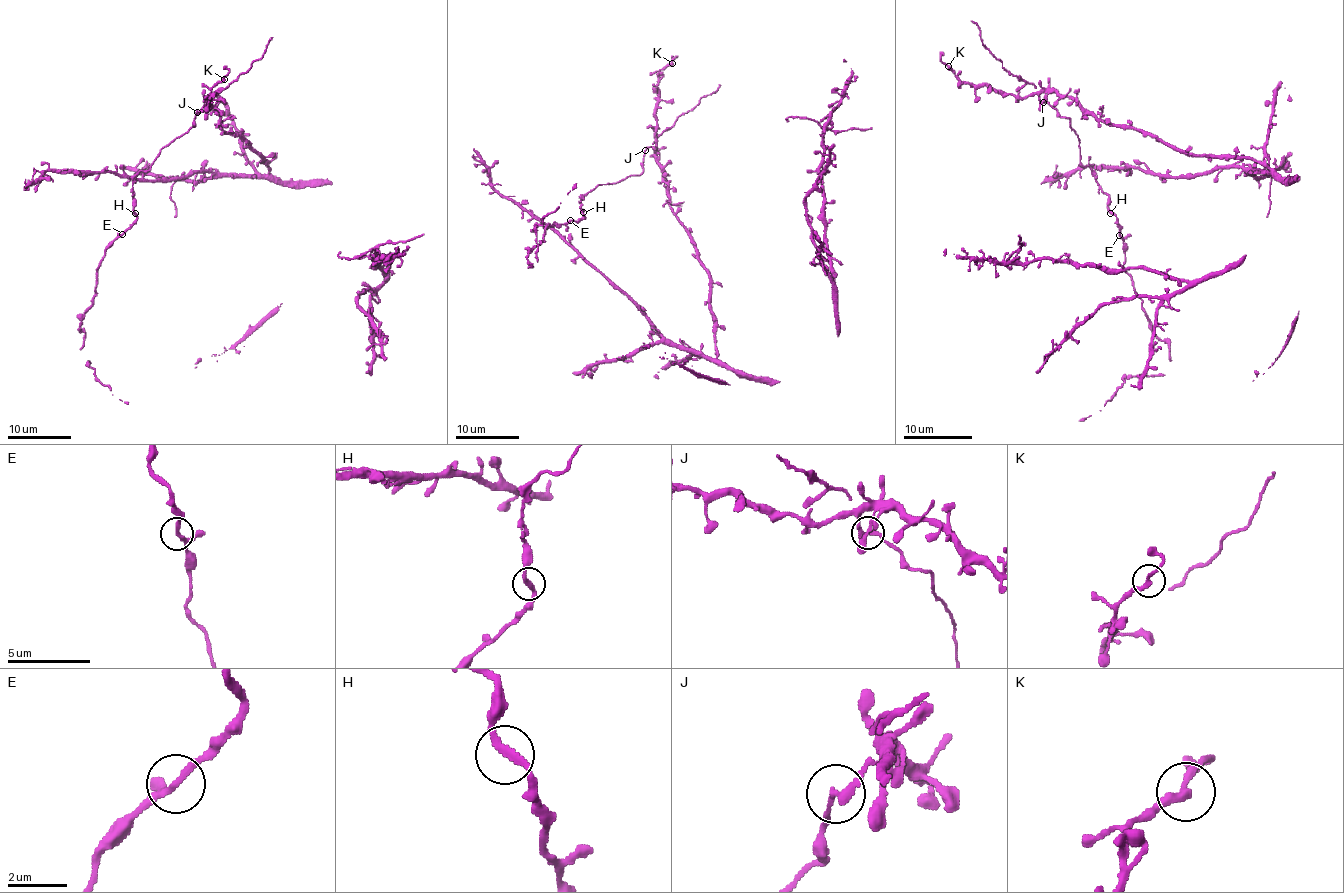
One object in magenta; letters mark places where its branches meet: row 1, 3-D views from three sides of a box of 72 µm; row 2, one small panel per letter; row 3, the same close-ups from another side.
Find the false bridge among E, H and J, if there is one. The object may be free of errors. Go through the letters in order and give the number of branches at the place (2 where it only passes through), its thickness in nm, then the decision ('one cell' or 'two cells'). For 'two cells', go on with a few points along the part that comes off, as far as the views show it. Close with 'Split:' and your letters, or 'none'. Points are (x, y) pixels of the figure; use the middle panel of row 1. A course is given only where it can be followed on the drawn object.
E: branches 2; calibre 240 nm; one cell
H: branches 2; calibre 220 nm; one cell
J: branches 2; calibre 240 nm; two cells
Split: J

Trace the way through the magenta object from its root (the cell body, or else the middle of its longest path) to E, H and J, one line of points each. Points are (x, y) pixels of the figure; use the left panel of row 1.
E: (239, 137), (222, 128), (220, 115), (209, 102), (197, 112), (195, 125), (135, 177), (136, 221), (122, 234)
H: (239, 137), (222, 128), (220, 115), (209, 102), (195, 114), (195, 125), (135, 177), (135, 213)
J: (239, 137), (222, 128), (220, 115), (209, 102), (197, 112)

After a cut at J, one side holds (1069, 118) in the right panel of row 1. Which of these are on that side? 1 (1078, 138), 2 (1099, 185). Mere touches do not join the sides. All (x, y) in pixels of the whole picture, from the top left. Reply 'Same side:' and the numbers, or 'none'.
Same side: 1, 2

